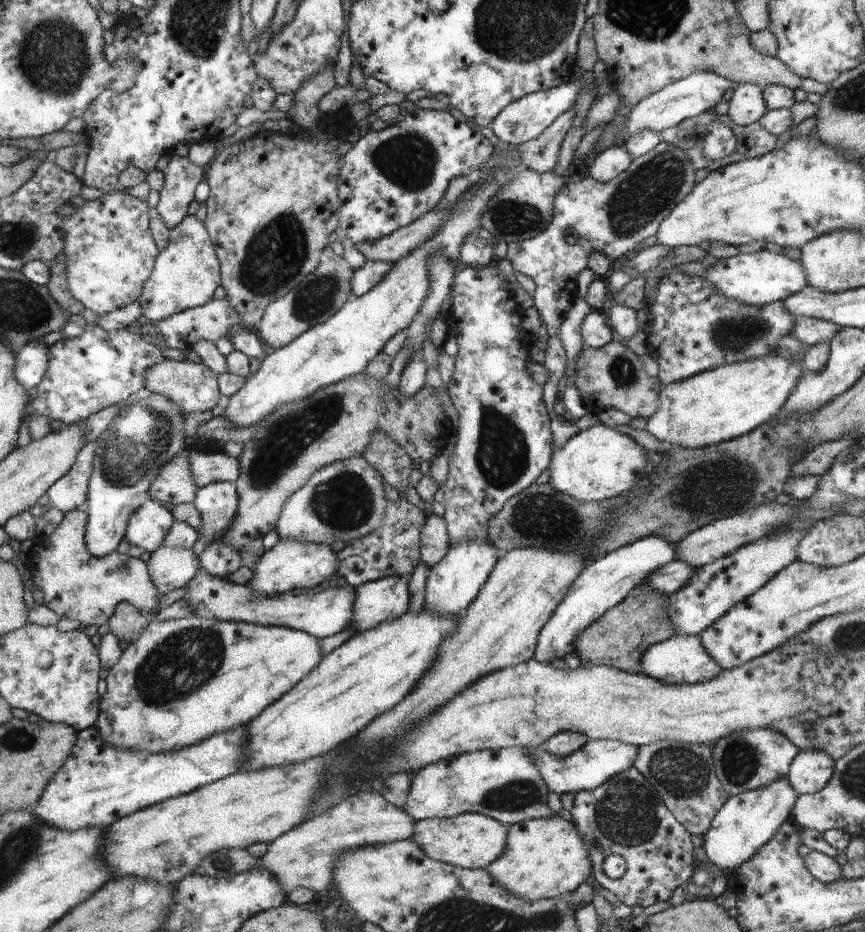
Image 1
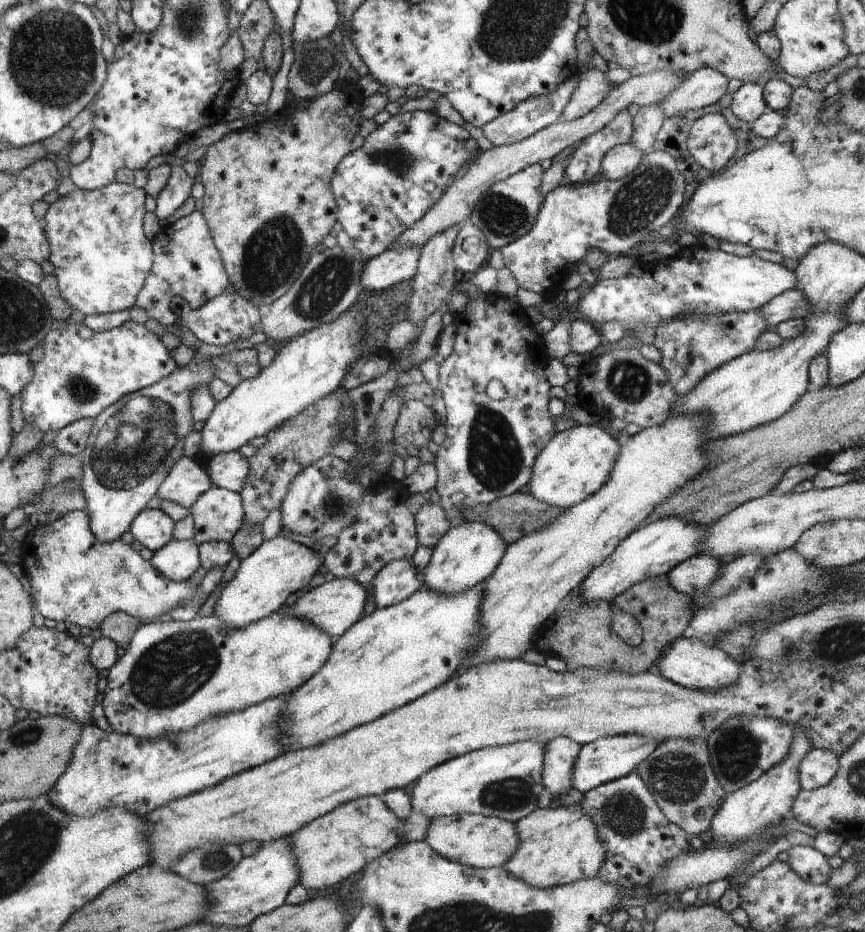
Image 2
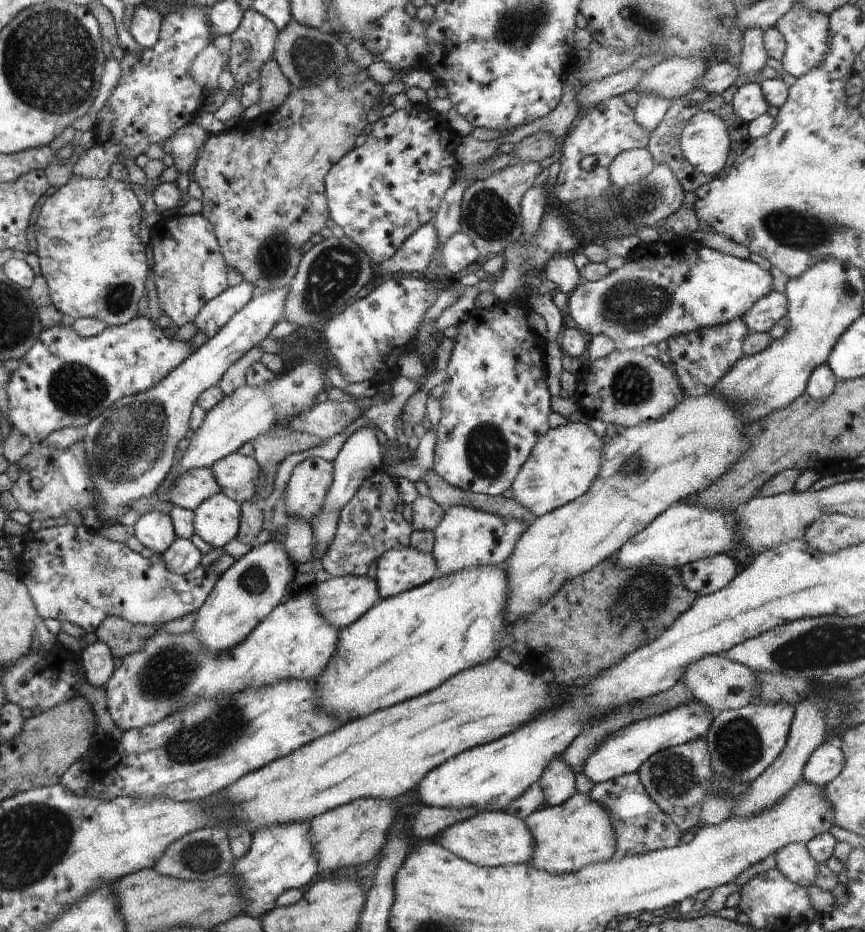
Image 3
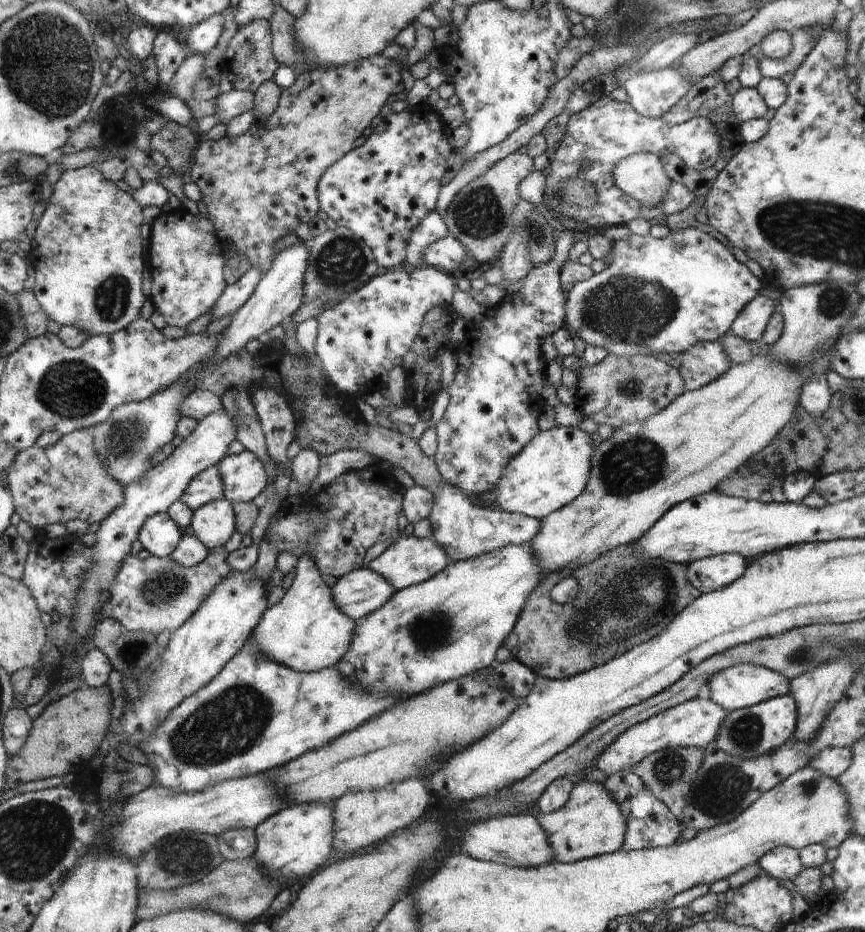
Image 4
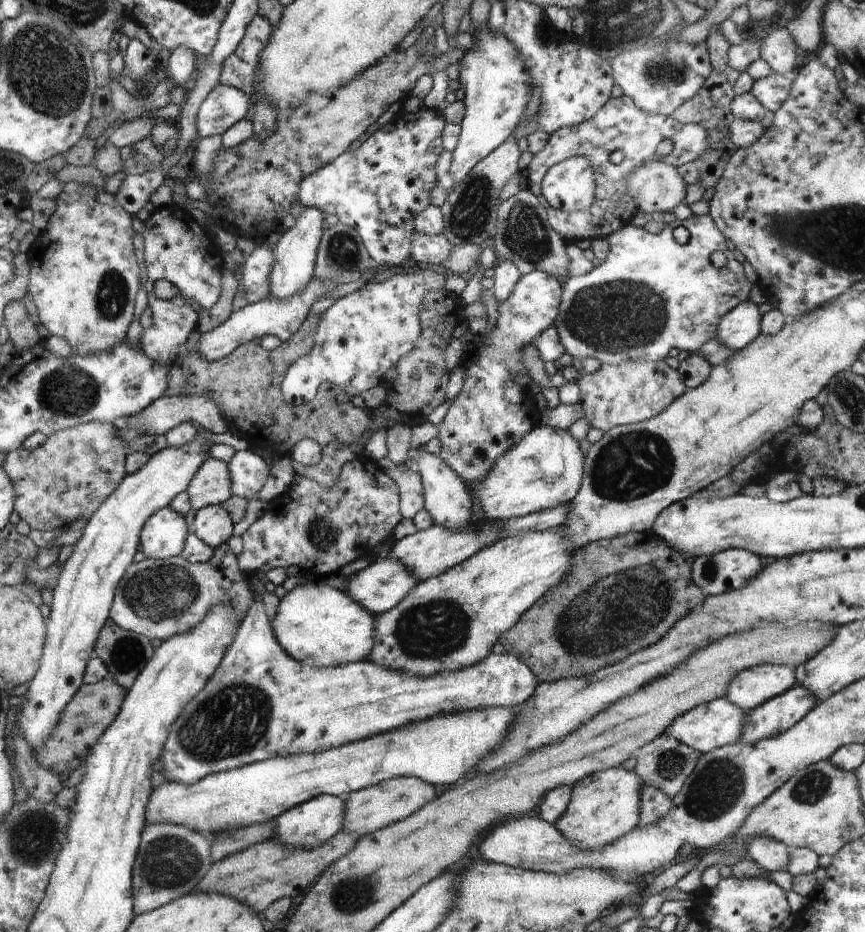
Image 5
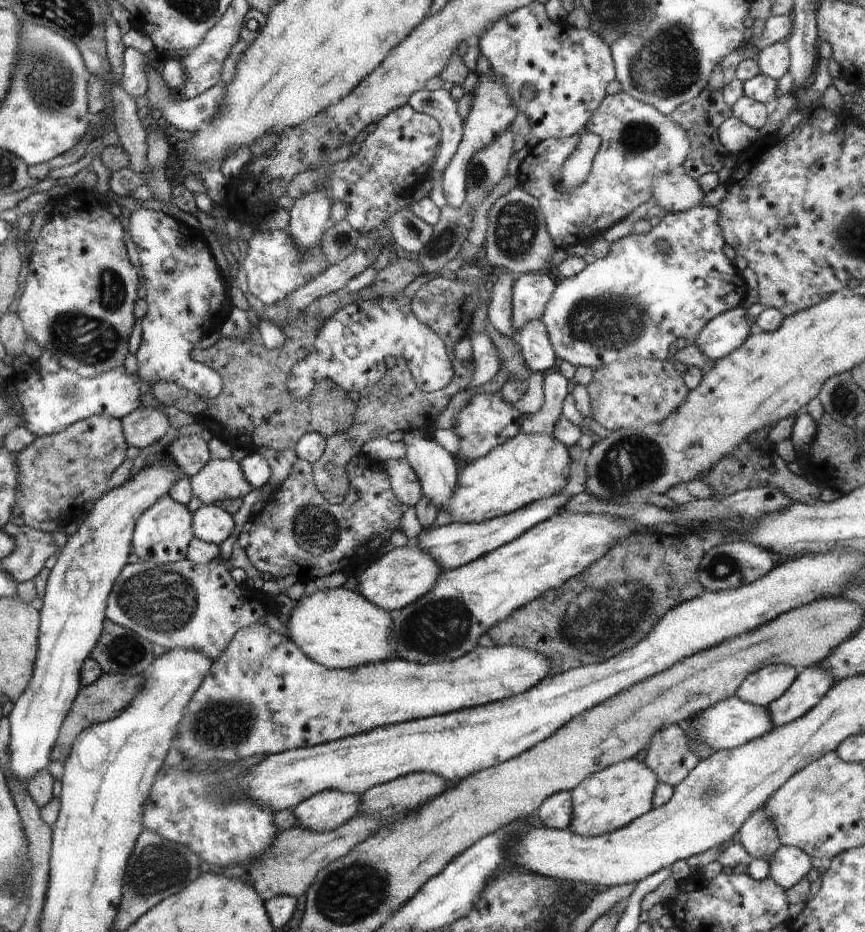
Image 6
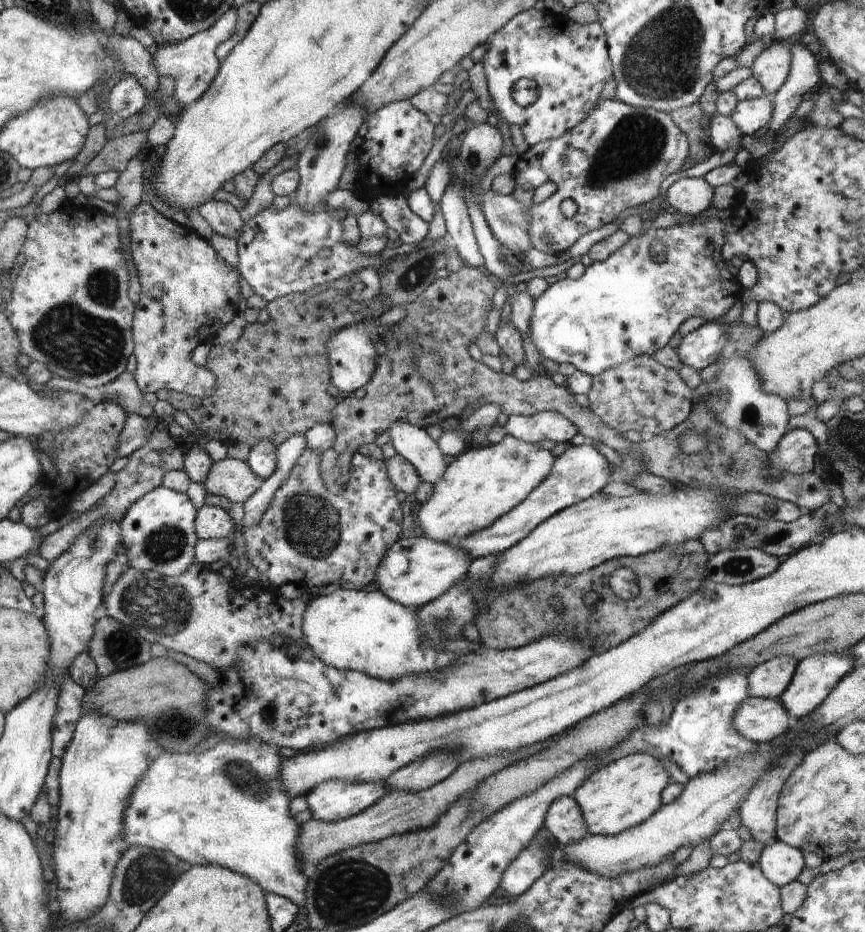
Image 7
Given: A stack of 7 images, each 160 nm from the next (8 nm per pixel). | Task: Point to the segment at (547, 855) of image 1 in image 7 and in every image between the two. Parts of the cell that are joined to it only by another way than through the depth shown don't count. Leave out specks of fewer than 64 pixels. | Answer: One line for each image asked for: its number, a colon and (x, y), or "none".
2: (558, 845)
3: (569, 836)
4: (590, 824)
5: (603, 807)
6: (608, 800)
7: (625, 792)

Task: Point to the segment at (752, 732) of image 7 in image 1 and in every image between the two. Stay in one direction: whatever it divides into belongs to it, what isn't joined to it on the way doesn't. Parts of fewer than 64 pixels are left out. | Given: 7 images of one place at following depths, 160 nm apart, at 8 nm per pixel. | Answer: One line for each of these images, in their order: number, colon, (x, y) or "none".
1: (590, 766)
2: (606, 759)
3: (626, 750)
4: (694, 724)
5: (708, 727)
6: (730, 723)

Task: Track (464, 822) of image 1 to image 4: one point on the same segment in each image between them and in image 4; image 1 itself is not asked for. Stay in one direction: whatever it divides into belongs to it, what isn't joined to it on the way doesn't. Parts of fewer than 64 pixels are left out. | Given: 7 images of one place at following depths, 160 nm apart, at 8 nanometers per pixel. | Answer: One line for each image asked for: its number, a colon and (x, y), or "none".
2: (474, 840)
3: (491, 838)
4: (519, 840)

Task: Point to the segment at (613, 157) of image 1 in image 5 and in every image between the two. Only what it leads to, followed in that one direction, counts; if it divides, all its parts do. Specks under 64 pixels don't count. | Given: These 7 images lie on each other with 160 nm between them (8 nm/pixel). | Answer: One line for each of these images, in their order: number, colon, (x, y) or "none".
2: (620, 162)
3: (632, 166)
4: (642, 177)
5: (657, 188)

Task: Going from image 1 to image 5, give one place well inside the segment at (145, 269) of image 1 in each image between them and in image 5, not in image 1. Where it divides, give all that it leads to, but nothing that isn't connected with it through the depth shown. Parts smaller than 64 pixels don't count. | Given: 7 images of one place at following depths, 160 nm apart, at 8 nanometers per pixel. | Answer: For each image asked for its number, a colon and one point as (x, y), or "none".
2: (101, 257)
3: (94, 264)
4: (89, 271)
5: (84, 275)

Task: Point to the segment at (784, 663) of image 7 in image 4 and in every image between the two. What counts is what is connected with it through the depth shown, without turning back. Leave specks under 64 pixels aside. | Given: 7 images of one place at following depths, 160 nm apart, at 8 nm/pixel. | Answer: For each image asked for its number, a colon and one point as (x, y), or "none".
4: (743, 685)
5: (753, 687)
6: (761, 688)

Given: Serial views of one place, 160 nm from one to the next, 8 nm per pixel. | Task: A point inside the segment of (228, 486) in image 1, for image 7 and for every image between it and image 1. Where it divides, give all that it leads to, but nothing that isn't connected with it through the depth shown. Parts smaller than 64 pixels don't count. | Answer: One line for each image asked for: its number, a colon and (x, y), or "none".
2: (217, 514)
3: (216, 522)
4: (214, 524)
5: (212, 524)
6: (213, 525)
7: (212, 523)

